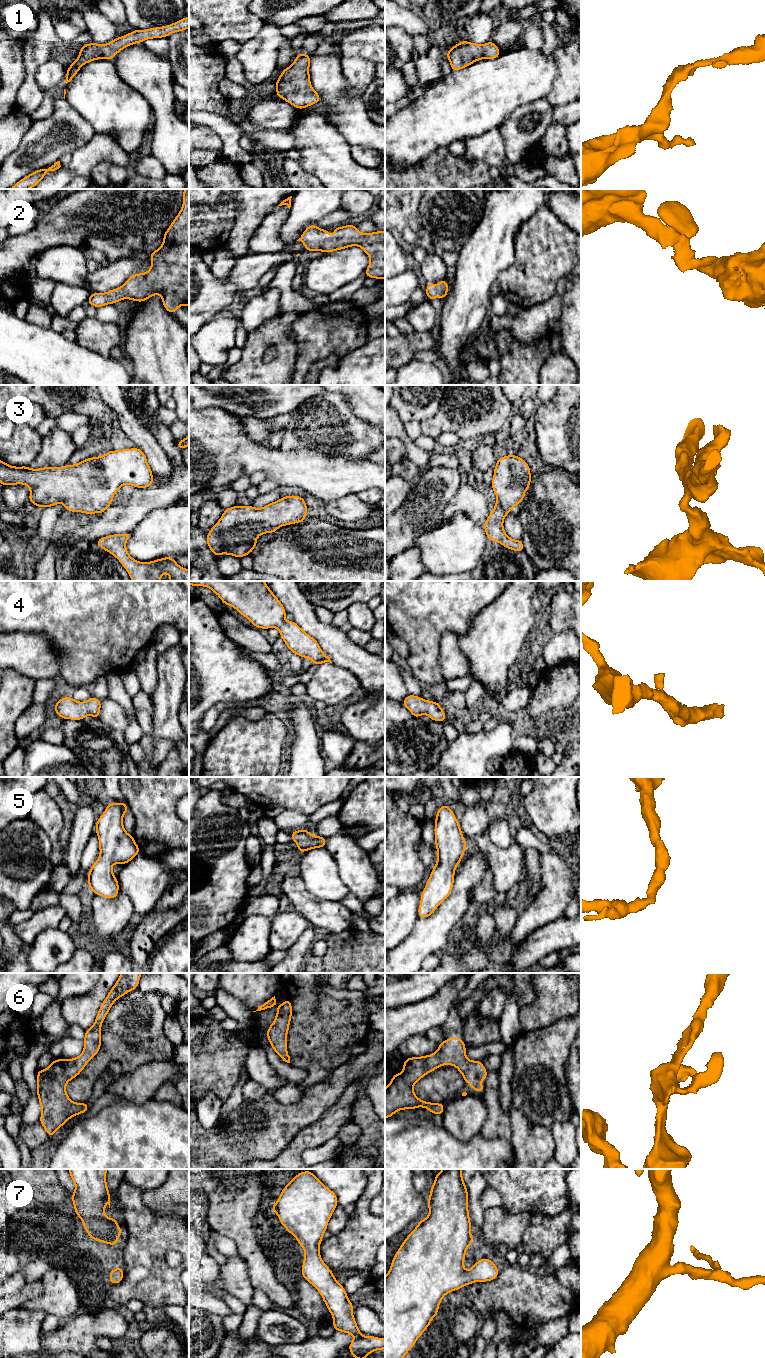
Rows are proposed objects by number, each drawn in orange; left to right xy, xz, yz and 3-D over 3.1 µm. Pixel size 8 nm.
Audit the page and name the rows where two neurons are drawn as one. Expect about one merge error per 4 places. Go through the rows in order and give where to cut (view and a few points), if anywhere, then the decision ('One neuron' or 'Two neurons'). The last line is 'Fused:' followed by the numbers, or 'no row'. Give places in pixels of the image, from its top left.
1: No split. One neuron
2: No split. One neuron
3: No split. One neuron
4: No split. One neuron
5: No split. One neuron
6: No split. One neuron
7: No split. One neuron
Fused: no row

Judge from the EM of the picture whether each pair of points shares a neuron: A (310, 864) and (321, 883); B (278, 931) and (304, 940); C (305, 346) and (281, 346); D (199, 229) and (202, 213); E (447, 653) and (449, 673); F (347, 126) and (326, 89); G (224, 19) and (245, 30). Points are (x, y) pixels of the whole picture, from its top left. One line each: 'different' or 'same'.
A: same
B: different
C: different
D: same
E: same
F: same
G: same

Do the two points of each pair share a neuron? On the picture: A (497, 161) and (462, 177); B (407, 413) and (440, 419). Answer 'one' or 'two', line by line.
A: two
B: two

